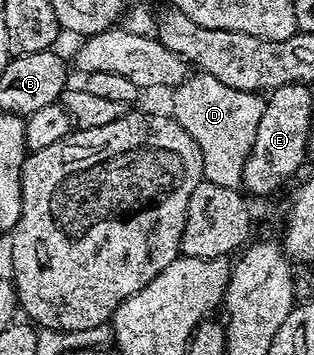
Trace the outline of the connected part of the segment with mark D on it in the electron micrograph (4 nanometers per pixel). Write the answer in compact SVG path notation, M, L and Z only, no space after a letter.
M202 73L184 79L174 88L172 95L175 96L171 99L170 118L181 124L189 137L193 137L203 158L204 180L213 185L238 188L243 182L249 149L253 149L253 137L257 137L257 125L261 125L264 96L233 89L217 81L217 77Z

